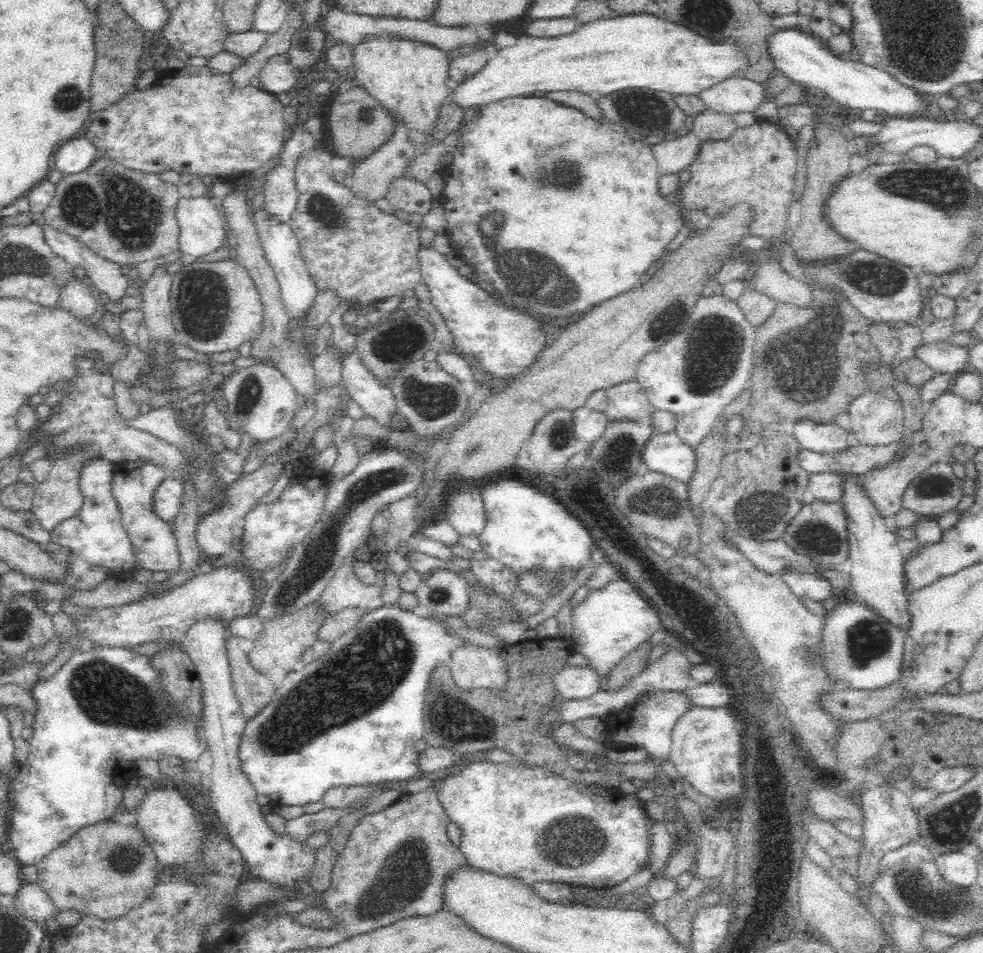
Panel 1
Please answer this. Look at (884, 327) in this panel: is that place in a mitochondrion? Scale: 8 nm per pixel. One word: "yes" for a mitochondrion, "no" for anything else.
no

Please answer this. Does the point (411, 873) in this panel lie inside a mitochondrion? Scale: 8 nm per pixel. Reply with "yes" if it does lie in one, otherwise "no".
yes

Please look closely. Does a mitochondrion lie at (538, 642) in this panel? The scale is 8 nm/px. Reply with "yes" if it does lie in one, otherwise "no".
no

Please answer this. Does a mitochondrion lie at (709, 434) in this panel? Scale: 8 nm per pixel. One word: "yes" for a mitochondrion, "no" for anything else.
no

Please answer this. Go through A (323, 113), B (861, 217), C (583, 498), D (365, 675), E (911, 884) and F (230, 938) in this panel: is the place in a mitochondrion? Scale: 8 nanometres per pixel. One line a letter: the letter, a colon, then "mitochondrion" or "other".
A: other
B: other
C: other
D: mitochondrion
E: mitochondrion
F: other

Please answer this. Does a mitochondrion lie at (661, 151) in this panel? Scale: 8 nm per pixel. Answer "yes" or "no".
no

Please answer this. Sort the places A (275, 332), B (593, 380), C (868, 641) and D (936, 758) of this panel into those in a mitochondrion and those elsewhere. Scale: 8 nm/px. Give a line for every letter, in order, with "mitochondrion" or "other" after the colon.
A: other
B: other
C: mitochondrion
D: other

